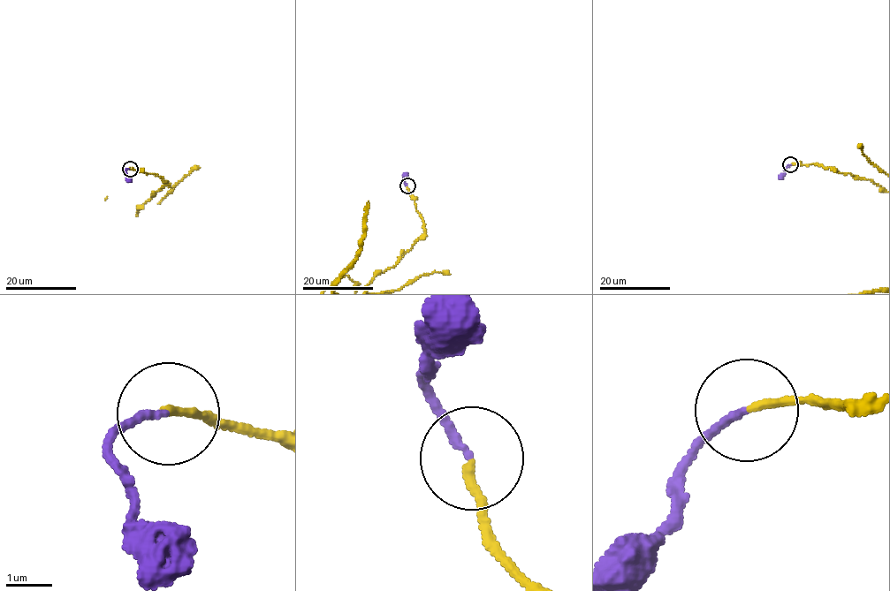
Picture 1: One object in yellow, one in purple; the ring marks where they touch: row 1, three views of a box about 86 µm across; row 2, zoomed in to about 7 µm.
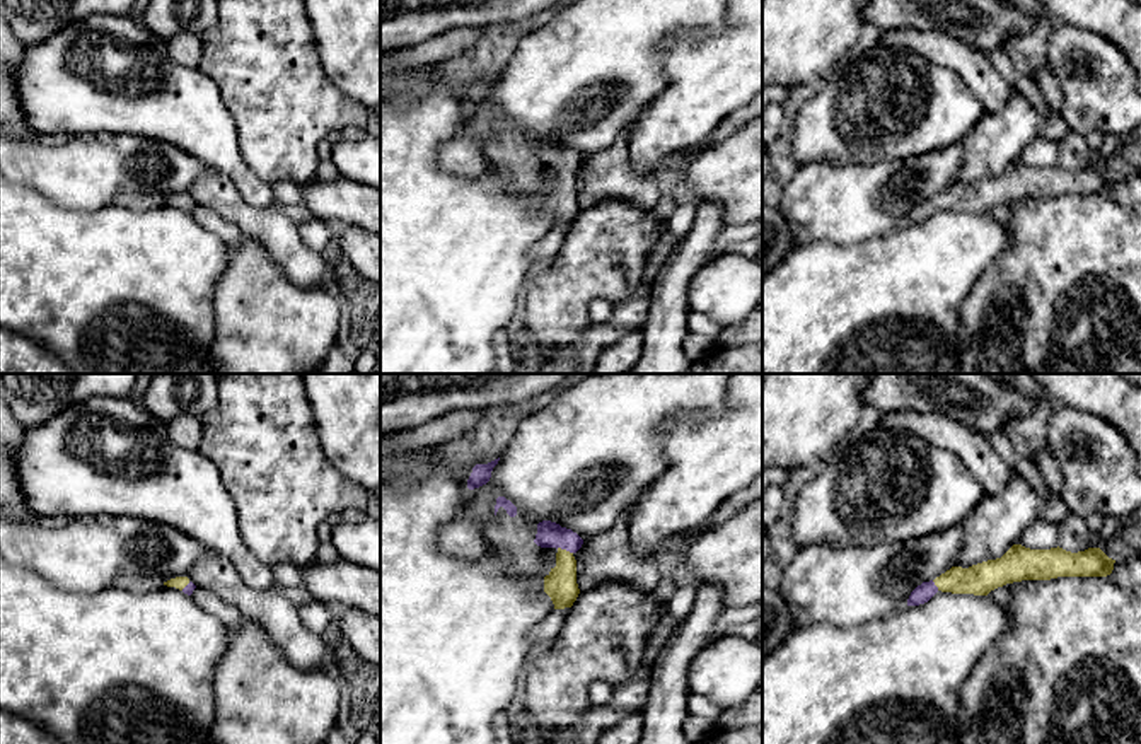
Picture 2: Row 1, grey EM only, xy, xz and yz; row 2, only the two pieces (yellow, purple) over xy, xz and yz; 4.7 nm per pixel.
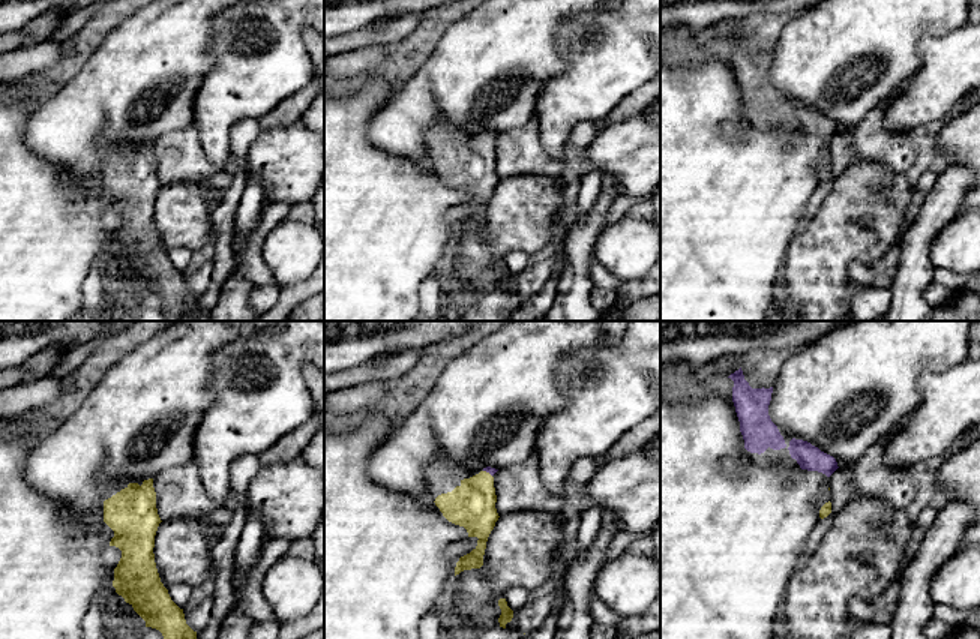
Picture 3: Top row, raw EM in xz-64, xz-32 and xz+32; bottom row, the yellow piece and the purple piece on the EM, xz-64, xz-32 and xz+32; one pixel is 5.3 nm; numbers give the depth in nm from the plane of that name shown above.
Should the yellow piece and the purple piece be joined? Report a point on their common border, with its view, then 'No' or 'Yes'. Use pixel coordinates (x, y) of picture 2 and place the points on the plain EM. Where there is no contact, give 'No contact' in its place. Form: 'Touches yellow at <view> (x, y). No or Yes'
Touches yellow at xz (565, 168). Yes

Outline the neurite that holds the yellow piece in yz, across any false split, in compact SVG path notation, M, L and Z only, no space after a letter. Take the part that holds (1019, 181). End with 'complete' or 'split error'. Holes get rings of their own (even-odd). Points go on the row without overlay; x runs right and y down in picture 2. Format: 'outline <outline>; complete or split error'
outline M1013 162L1001 176L969 186L952 184L940 195L918 203L907 224L928 220L938 208L952 212L988 213L991 208L1022 198L1051 198L1057 195L1107 195L1115 177L1100 166L1071 171L1063 166L1030 167Z; split error

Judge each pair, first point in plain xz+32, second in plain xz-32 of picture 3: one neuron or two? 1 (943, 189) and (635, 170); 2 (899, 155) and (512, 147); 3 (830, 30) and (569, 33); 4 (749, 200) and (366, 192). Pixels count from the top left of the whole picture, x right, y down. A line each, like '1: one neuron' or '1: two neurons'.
1: two neurons
2: one neuron
3: two neurons
4: one neuron

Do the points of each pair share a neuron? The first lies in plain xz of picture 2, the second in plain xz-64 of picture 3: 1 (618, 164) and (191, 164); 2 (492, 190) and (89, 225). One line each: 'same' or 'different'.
1: same
2: same

